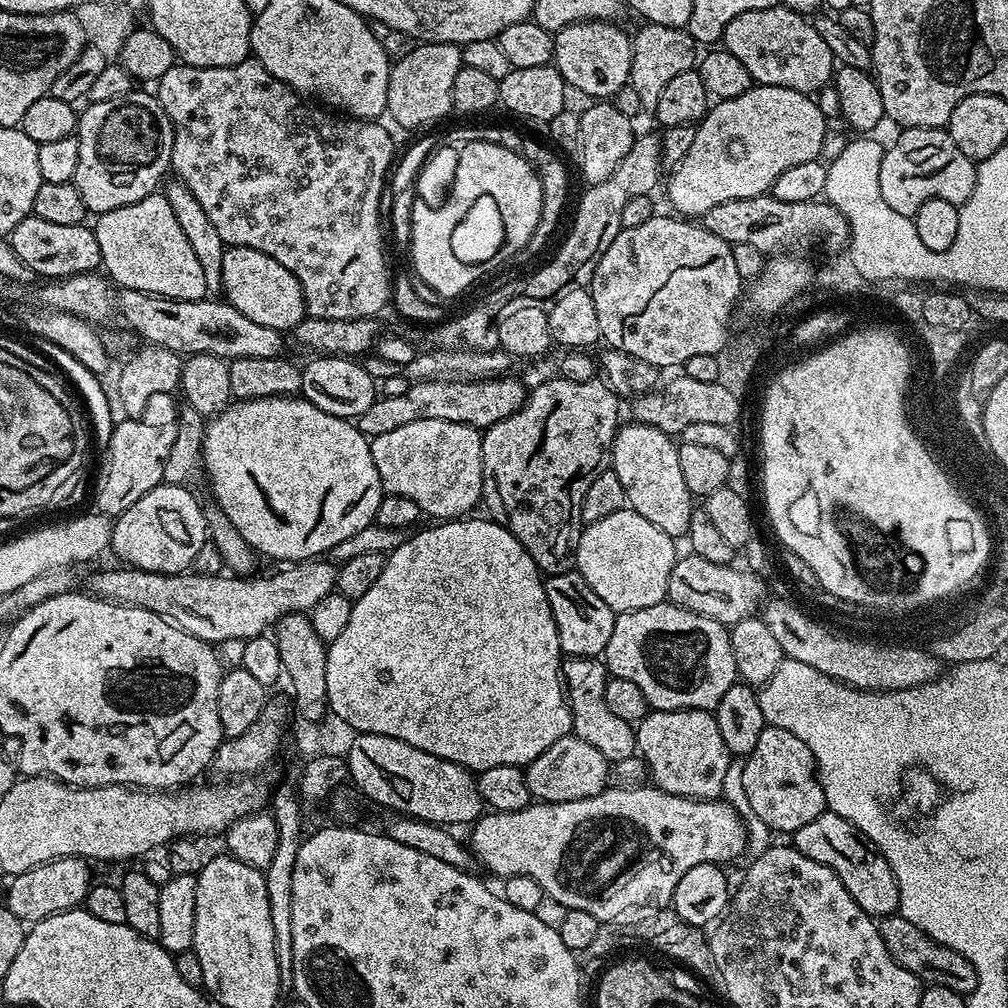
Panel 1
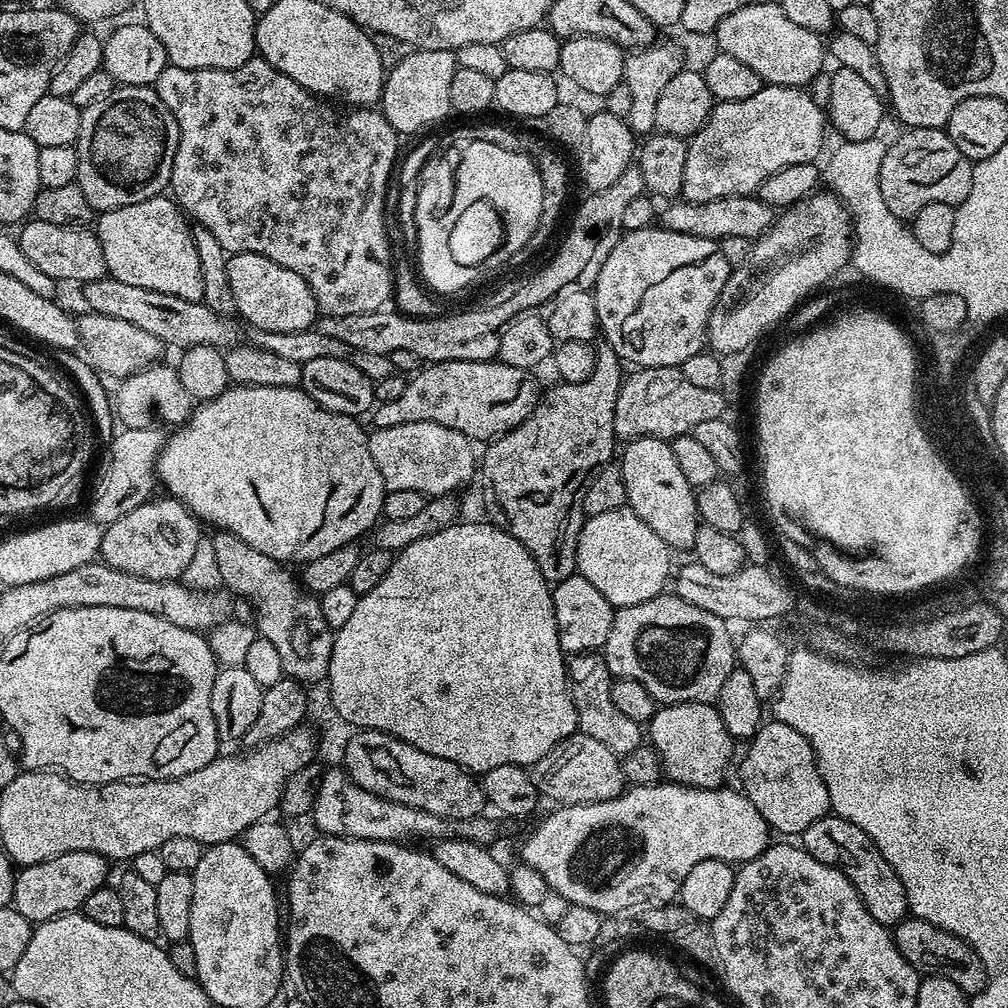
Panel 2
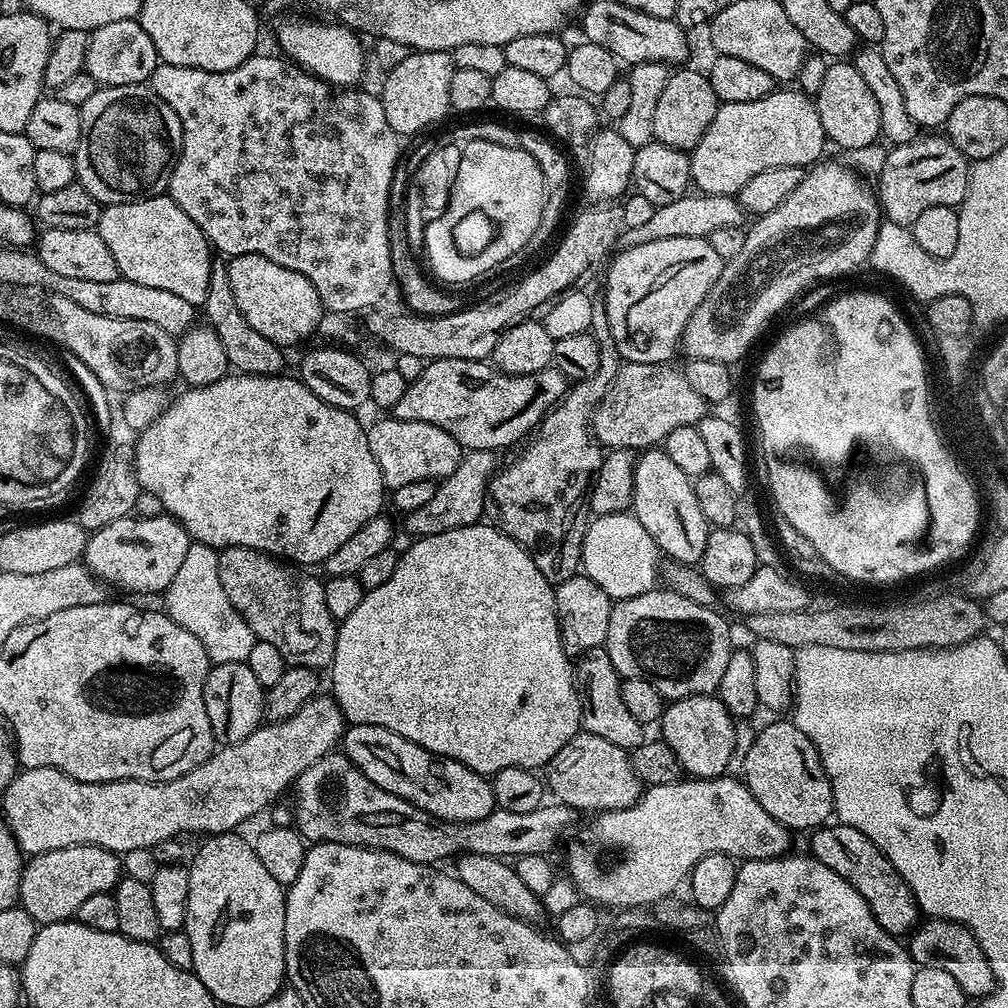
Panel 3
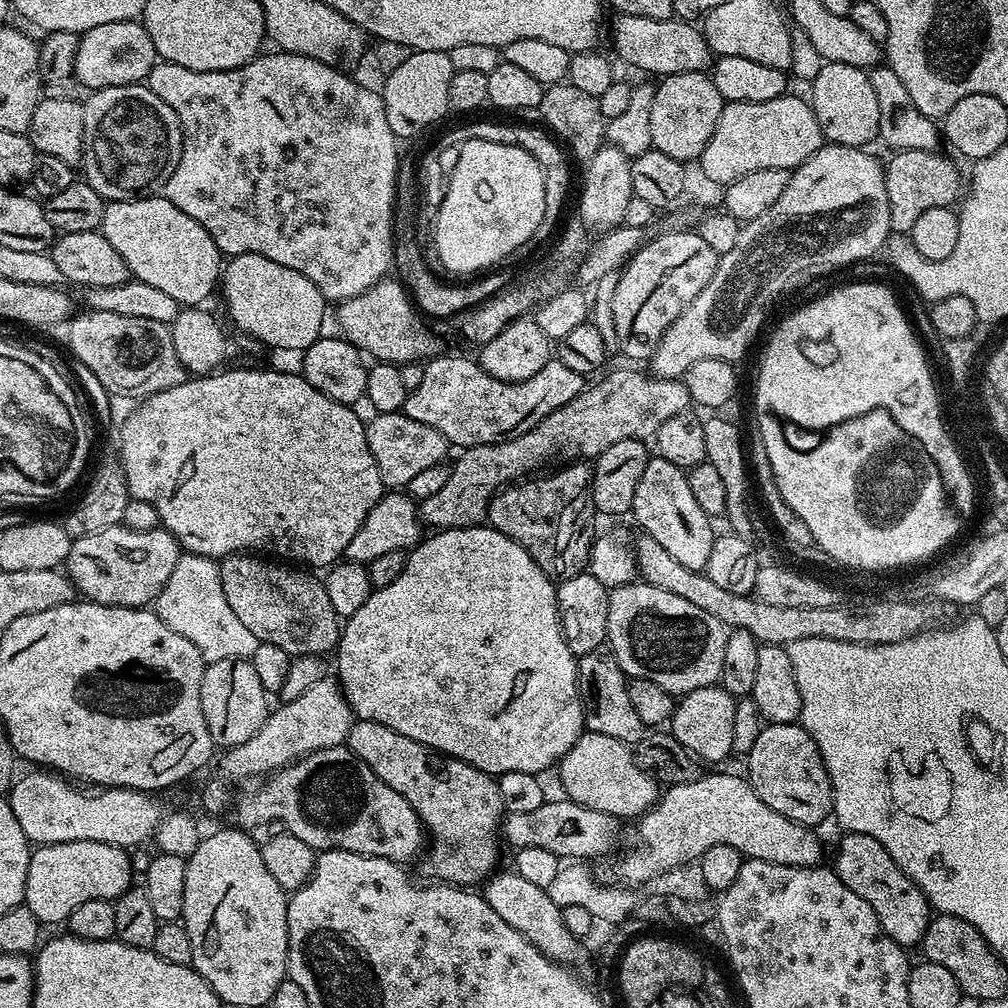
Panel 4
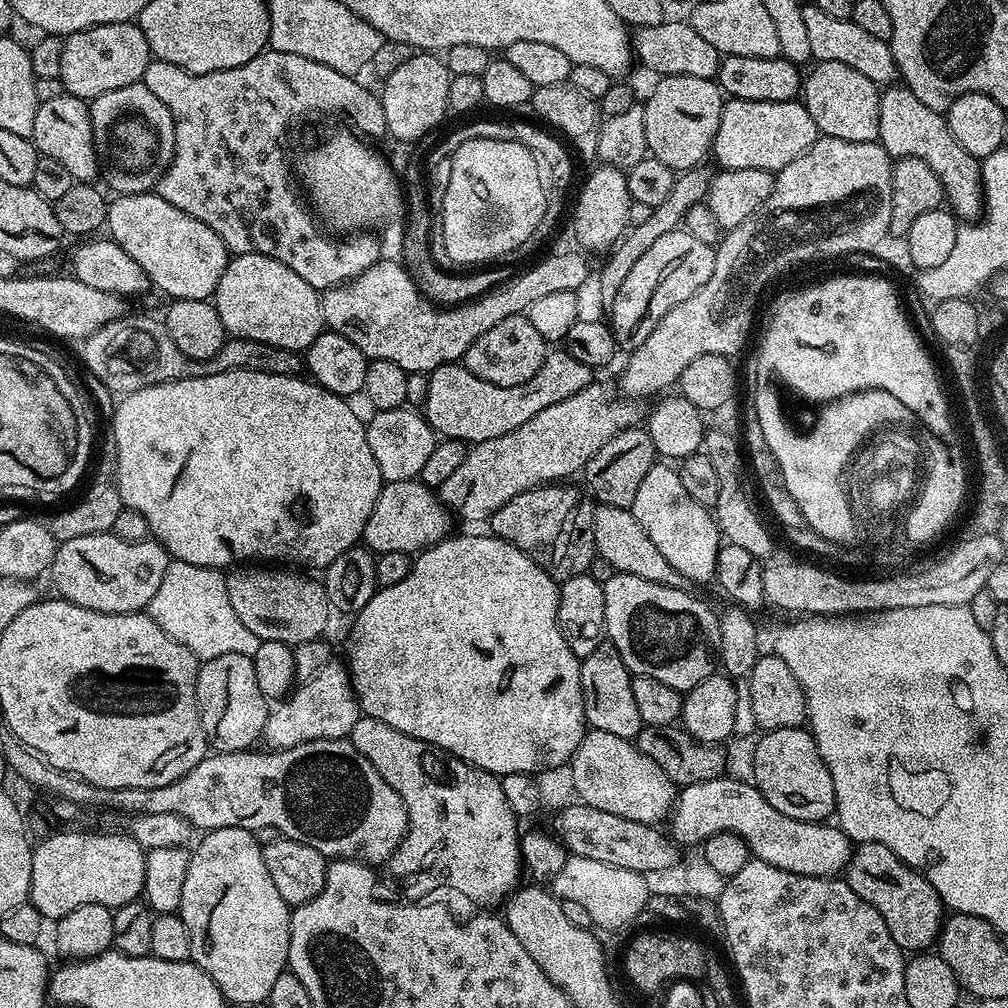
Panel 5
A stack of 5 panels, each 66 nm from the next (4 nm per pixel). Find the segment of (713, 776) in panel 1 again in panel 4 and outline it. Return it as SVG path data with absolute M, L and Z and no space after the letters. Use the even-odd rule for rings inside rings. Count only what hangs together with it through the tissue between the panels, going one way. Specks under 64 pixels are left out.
M719 683L690 690L676 700L670 721L670 734L697 760L705 765L716 764L731 754L732 743L736 740L736 704L737 697L720 687Z

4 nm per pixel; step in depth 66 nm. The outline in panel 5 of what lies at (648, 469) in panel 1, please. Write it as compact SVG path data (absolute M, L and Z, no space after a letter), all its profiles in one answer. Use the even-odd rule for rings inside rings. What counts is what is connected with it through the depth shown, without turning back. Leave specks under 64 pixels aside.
M664 462L653 464L646 478L642 478L642 483L638 485L638 495L630 511L634 518L638 518L638 526L646 530L650 542L658 546L662 558L666 558L666 562L670 562L670 566L674 566L685 581L704 584L715 577L722 547L720 528L716 525L715 515L690 498L690 493L682 487L682 478L675 467Z

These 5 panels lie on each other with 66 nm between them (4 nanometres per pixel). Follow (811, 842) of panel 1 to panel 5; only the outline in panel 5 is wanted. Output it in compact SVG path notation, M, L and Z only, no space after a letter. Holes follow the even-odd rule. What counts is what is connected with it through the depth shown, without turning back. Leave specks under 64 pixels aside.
M878 842L856 844L846 869L846 879L850 890L854 890L862 902L870 902L870 906L882 914L882 922L886 922L890 938L894 938L905 953L920 954L937 943L940 925L946 919L946 909L940 896L921 872L906 866L906 862L886 850L886 846Z

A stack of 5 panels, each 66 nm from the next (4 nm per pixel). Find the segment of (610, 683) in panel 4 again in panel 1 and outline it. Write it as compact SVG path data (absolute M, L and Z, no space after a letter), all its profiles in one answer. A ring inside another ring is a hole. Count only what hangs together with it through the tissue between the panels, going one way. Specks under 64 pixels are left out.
M569 656L560 665L562 687L566 693L568 709L572 711L572 732L582 742L590 742L598 754L611 762L637 755L635 727L617 718L606 706L606 682L610 673L600 658Z

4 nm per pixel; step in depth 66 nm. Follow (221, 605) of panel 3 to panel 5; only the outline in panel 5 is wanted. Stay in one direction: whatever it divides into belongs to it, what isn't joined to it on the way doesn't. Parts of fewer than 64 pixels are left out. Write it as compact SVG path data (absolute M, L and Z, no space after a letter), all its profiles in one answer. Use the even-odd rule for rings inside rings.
M172 560L166 566L166 574L154 598L148 603L146 615L174 642L186 646L201 661L218 658L222 654L246 654L252 656L261 640L242 624L230 606L226 592L225 573L219 568L190 566L190 562Z

